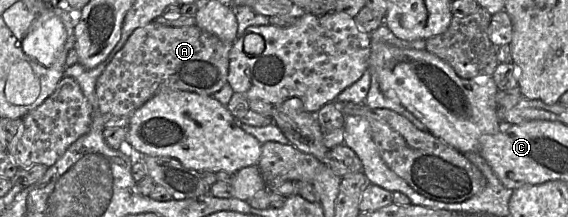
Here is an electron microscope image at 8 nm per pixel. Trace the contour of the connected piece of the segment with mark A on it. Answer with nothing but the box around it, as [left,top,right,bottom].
[96,21,232,127]

